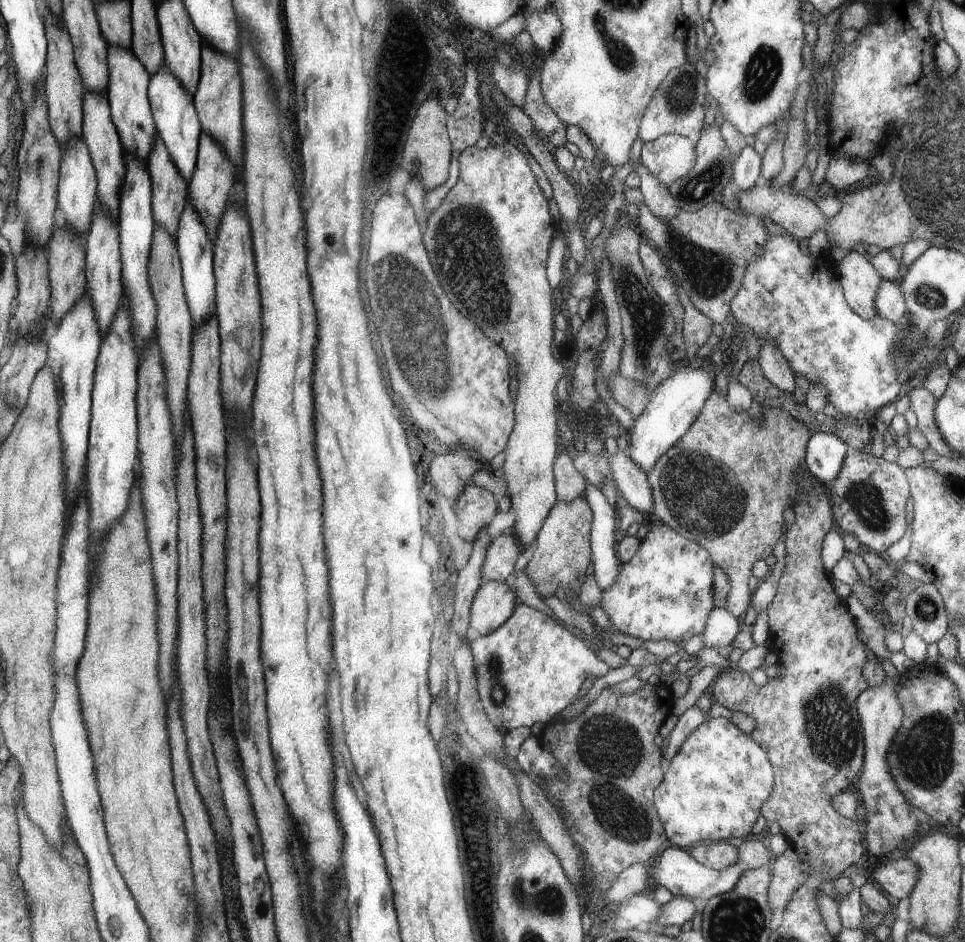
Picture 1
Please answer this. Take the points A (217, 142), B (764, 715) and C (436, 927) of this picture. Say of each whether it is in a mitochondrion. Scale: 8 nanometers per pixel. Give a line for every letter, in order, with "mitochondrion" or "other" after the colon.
A: other
B: other
C: other

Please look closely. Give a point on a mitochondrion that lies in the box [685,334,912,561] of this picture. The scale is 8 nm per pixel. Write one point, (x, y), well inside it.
(864, 499)

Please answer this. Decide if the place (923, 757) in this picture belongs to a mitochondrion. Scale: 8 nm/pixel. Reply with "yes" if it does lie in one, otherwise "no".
yes

